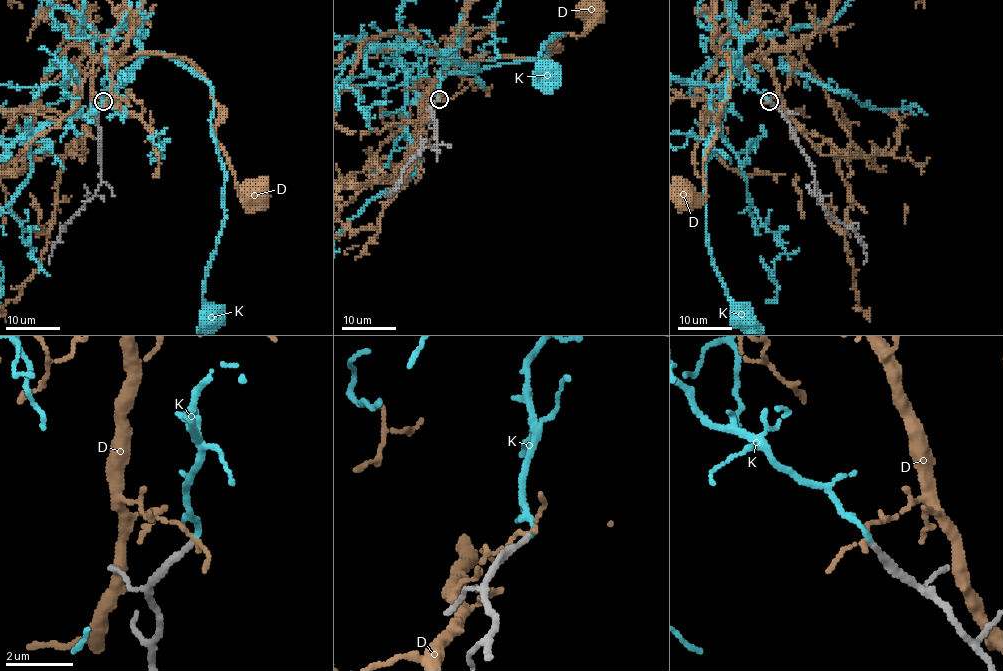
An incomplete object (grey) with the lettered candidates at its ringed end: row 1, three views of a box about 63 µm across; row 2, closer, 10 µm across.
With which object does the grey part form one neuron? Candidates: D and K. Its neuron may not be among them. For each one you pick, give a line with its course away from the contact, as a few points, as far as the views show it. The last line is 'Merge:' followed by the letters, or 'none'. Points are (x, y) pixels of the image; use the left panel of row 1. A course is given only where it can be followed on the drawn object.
K: Its course: (103, 101), (103, 78), (114, 86), (148, 55), (171, 56), (209, 86), (224, 172), (203, 287), (212, 315)
Merge: K

